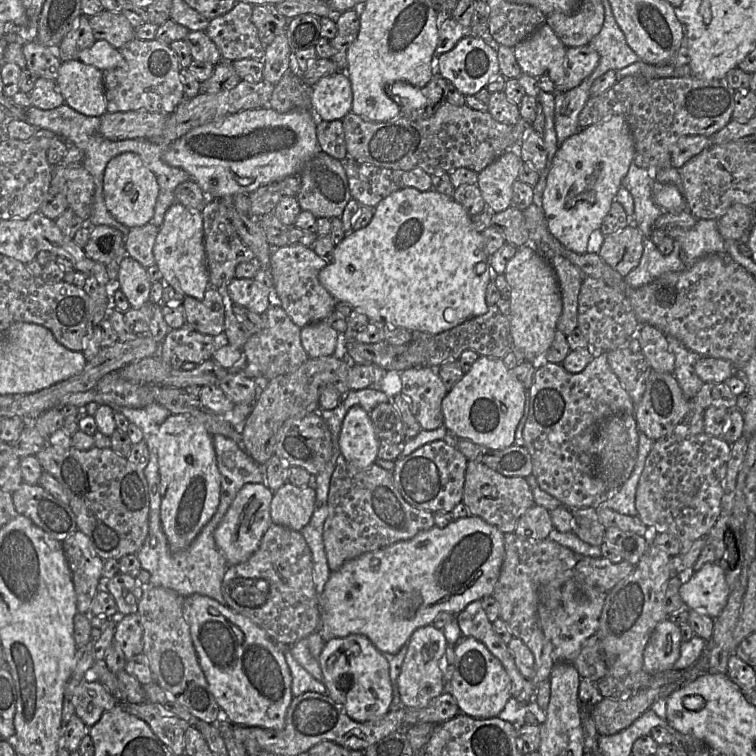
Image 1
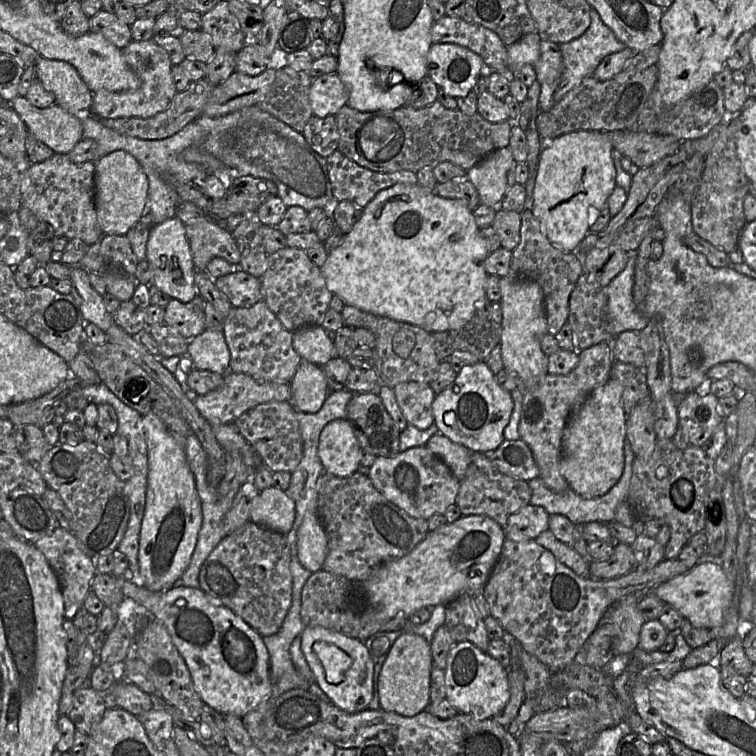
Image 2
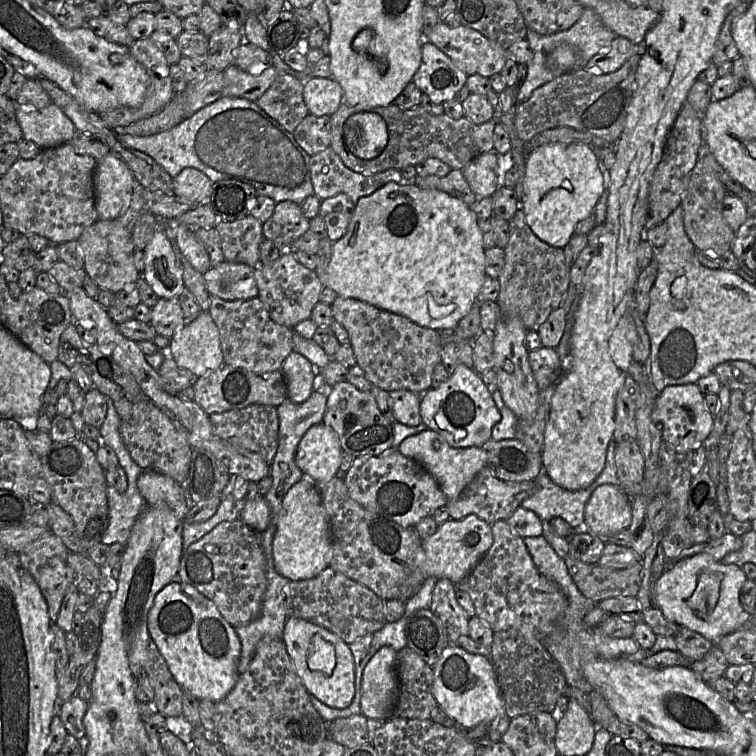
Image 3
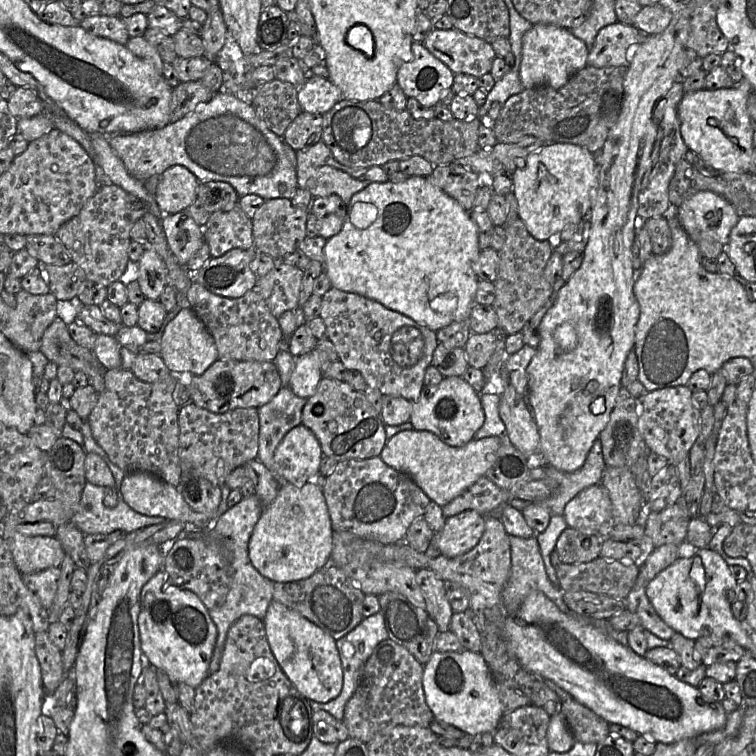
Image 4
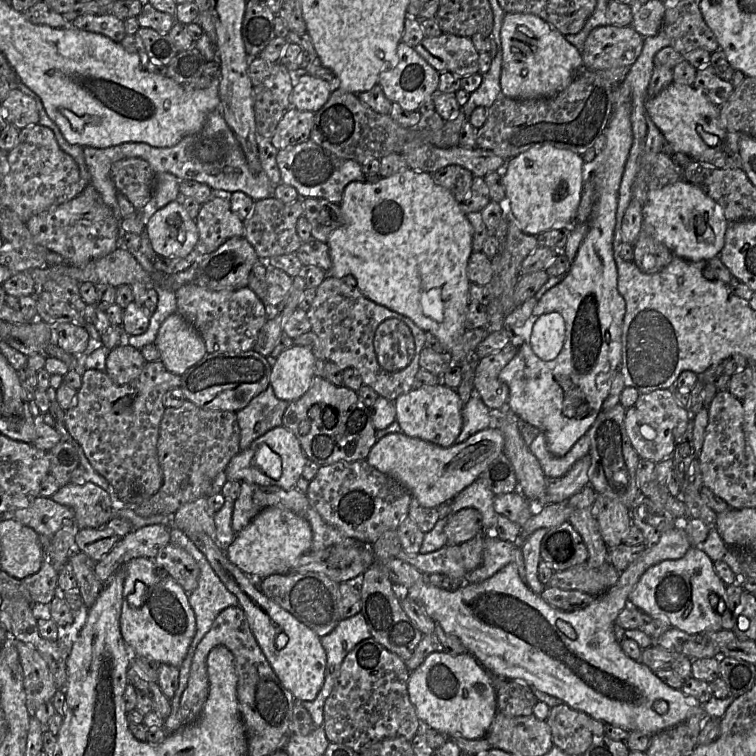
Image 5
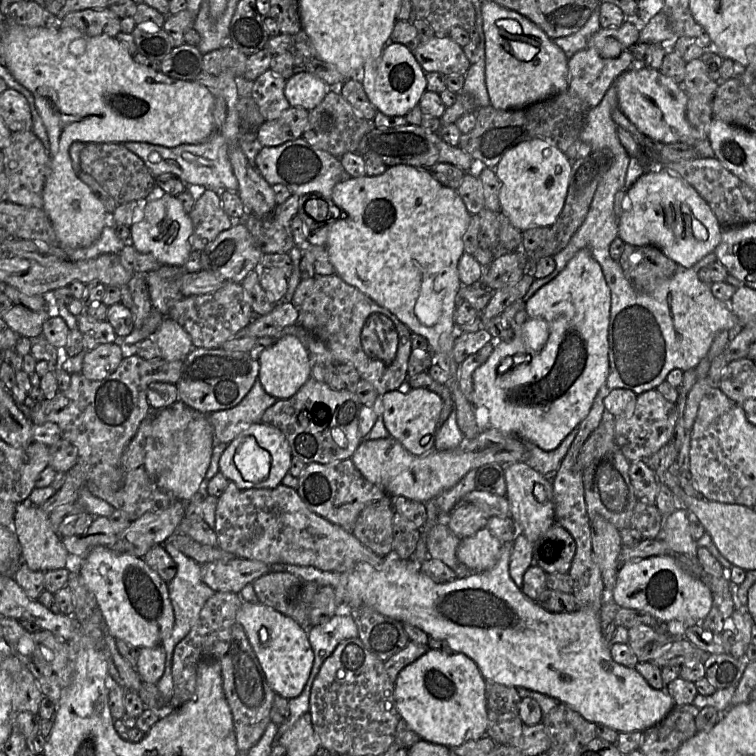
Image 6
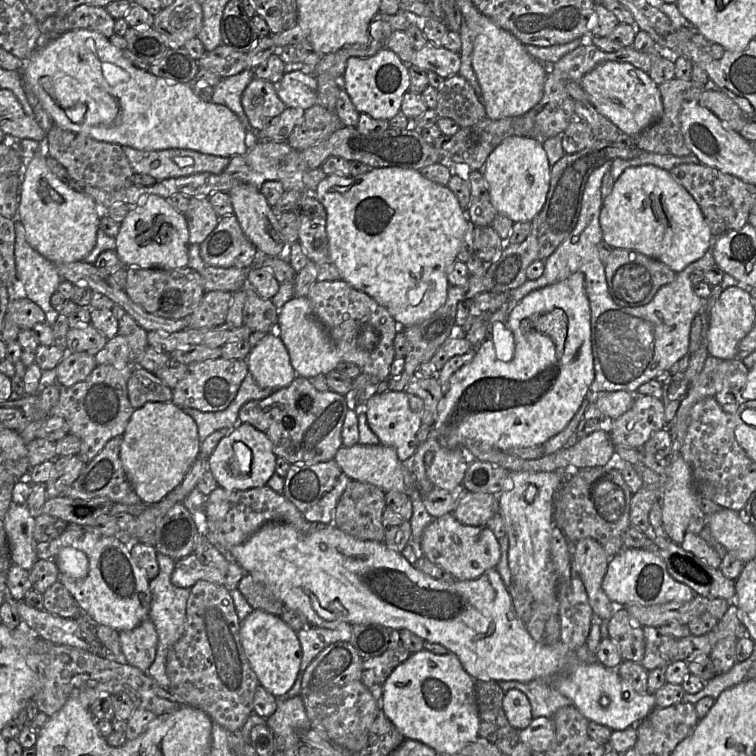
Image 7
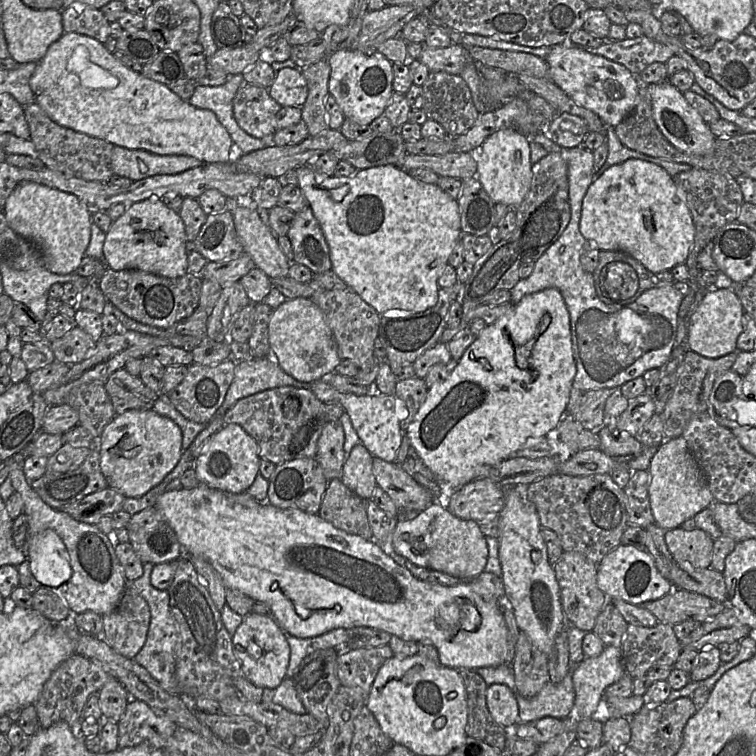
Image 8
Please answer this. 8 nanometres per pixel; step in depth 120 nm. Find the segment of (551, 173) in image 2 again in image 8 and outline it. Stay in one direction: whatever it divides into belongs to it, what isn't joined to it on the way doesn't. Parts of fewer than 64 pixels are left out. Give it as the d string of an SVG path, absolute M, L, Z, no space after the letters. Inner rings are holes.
M515 128L501 129L471 151L477 162L476 178L494 203L516 207L522 203L532 182L531 147L529 138Z

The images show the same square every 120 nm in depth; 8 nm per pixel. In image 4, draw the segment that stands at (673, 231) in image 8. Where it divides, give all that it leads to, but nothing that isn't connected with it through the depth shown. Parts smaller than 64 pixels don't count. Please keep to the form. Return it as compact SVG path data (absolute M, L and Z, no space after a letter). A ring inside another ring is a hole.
M700 191L689 196L675 207L675 211L692 241L713 238L725 246L740 218L726 198L712 191Z

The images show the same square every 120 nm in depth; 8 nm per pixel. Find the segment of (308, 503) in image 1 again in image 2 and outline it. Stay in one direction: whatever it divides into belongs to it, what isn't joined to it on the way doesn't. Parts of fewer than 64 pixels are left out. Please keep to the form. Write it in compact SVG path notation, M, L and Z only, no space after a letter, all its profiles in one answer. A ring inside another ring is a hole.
M268 488L252 501L249 521L282 534L290 533L295 524L296 504L285 491Z

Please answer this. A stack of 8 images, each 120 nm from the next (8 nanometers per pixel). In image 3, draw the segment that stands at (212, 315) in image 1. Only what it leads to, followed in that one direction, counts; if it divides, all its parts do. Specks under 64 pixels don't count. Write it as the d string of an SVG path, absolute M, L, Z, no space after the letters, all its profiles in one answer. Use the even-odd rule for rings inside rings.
M160 298L151 308L149 324L158 335L170 339L185 323L183 311L176 299Z

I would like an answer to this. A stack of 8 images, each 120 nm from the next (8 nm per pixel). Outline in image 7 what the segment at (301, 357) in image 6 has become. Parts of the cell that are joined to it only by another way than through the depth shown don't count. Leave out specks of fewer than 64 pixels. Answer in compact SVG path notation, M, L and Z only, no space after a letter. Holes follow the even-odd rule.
M277 331L253 347L246 361L249 373L262 388L279 390L289 386L298 376Z

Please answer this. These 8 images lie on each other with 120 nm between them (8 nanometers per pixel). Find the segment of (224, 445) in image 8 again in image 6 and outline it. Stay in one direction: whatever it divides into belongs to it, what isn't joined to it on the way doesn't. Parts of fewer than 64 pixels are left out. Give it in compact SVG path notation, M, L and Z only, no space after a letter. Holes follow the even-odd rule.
M252 424L227 444L219 458L219 473L240 489L272 489L281 485L292 459L287 439L278 428Z

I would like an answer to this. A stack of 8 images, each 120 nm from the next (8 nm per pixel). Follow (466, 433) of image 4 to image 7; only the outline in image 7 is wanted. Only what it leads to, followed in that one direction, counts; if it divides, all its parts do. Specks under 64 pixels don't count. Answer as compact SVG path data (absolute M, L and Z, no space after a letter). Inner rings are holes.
M380 390L363 404L363 413L372 432L379 438L380 444L393 447L398 458L405 462L412 458L421 445L417 433L422 424L424 403L419 397L402 391Z

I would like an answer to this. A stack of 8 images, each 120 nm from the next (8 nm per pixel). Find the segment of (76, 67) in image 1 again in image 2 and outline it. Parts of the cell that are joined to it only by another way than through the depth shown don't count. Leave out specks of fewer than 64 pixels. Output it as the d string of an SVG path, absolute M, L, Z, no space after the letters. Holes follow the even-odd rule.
M39 58L33 69L35 77L54 95L60 107L79 119L93 115L93 92L75 67L65 61Z

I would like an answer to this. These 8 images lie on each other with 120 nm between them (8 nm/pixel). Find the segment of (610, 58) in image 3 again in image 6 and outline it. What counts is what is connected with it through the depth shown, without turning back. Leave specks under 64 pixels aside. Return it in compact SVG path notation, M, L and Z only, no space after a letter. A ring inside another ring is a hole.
M624 21L617 28L601 28L589 40L588 46L606 58L618 57L639 40L640 32L635 25Z

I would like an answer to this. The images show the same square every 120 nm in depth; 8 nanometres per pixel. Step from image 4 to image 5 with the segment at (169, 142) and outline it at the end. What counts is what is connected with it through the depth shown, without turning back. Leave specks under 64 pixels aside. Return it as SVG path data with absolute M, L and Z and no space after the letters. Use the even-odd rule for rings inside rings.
M219 110L211 112L203 127L195 134L184 137L172 147L154 147L146 143L129 142L107 148L86 146L83 155L90 174L90 184L97 190L104 204L109 206L121 221L137 210L115 187L111 177L113 163L126 158L141 158L149 163L157 174L171 173L179 180L194 180L208 185L216 193L229 196L233 192L243 192L254 201L274 197L275 188L281 184L280 171L276 162L277 150L271 138L257 135L258 157L261 171L253 172L229 126Z

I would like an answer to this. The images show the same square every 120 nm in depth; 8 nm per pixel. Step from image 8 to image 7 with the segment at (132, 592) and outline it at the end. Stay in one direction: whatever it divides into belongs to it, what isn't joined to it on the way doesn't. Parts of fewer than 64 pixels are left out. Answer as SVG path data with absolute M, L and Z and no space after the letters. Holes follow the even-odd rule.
M148 617L132 630L119 632L121 650L125 662L147 672L155 660L158 635Z

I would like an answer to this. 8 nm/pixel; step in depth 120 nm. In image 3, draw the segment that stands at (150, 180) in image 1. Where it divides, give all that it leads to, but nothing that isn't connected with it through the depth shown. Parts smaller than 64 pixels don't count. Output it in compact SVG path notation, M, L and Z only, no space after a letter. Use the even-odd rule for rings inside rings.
M110 152L97 161L94 171L95 207L99 220L114 220L127 210L136 189L136 179L127 164Z

